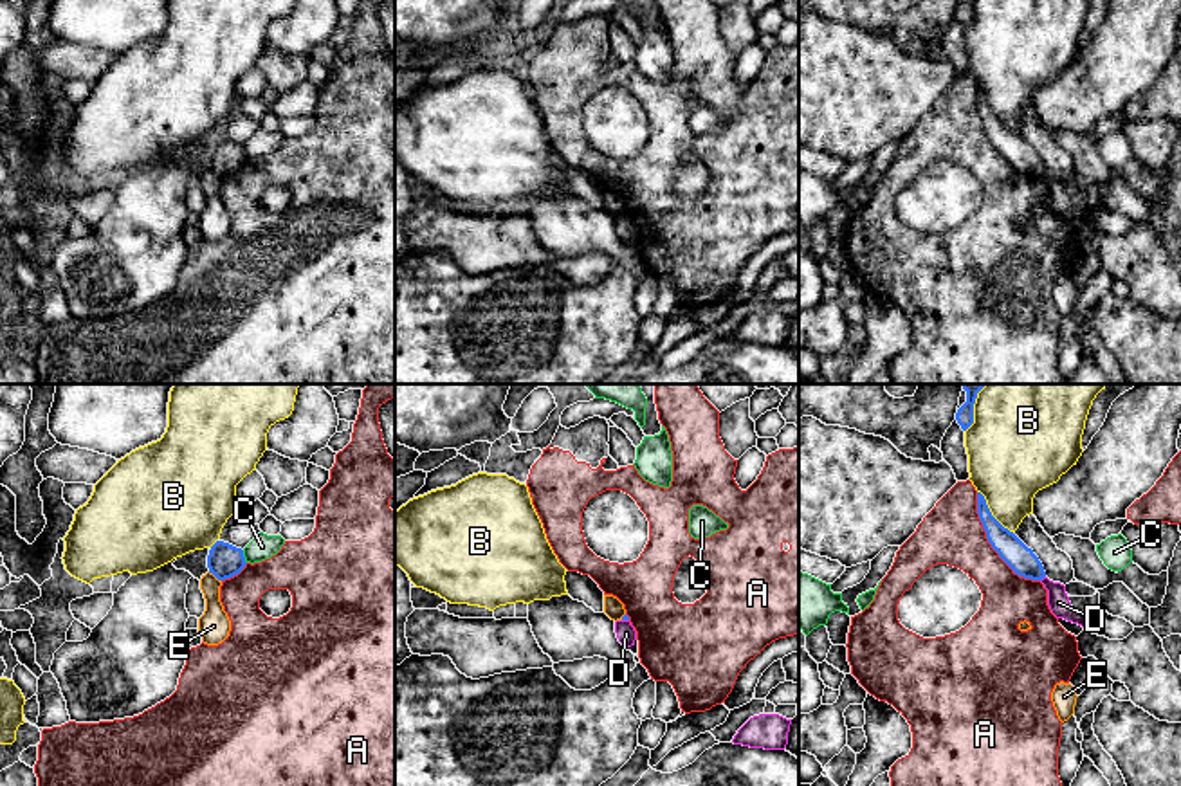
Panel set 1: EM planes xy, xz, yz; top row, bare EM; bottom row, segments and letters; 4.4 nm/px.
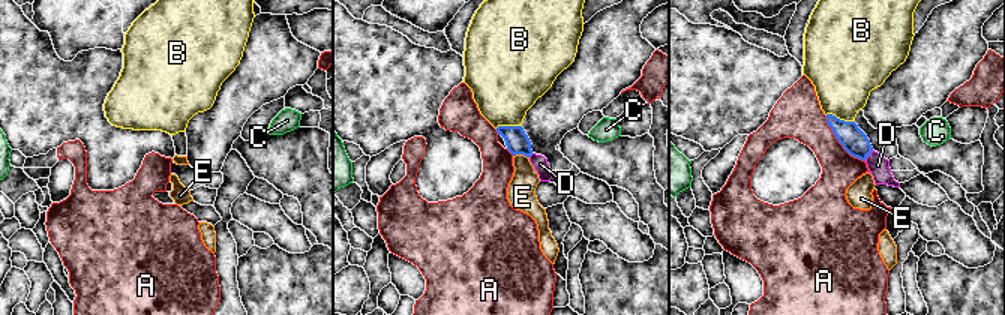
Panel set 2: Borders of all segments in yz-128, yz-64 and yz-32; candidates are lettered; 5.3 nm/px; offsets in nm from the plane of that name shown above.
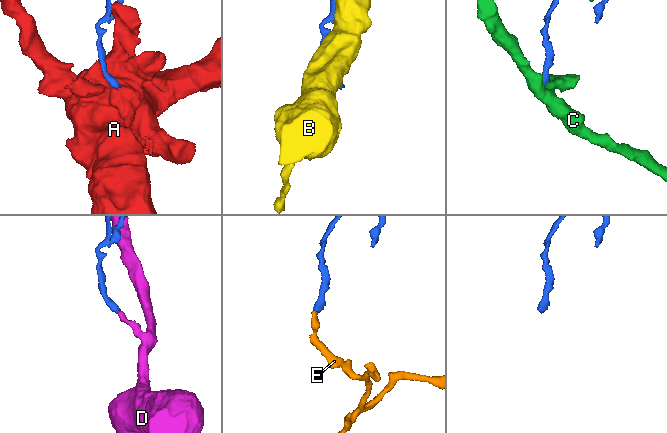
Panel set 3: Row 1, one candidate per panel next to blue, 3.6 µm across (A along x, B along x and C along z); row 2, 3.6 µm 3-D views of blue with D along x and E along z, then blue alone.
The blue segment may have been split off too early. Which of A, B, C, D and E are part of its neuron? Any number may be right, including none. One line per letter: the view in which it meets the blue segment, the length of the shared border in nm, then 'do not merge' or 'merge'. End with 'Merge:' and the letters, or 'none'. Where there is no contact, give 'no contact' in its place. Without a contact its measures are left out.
A: yz | 480 nm | do not merge
B: yz | 240 nm | do not merge
C: xy | 70 nm | do not merge
D: yz | 40 nm | do not merge
E: xy | 80 nm | do not merge
Merge: none

